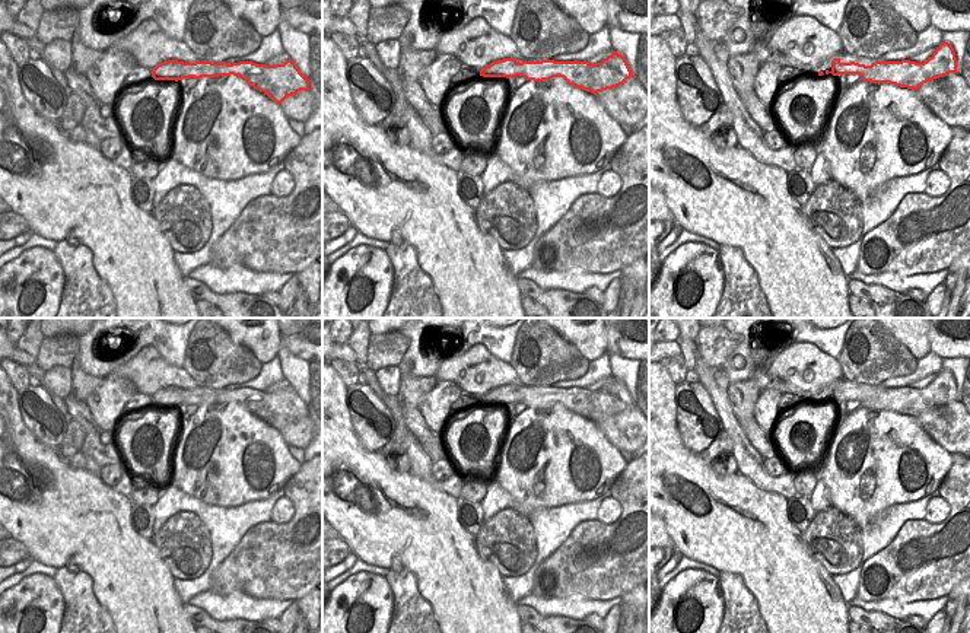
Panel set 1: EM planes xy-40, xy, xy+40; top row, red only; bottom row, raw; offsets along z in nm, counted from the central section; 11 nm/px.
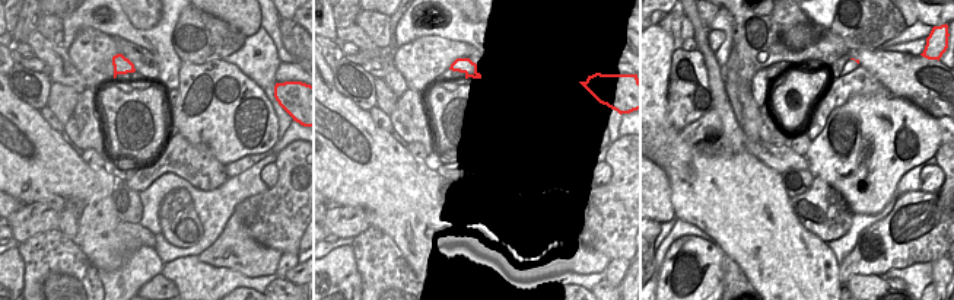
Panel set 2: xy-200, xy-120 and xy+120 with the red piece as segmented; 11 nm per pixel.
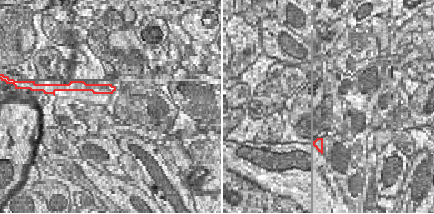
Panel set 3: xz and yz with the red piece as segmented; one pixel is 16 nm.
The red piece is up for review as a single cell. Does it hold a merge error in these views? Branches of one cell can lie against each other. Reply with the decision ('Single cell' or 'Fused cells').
Fused cells.

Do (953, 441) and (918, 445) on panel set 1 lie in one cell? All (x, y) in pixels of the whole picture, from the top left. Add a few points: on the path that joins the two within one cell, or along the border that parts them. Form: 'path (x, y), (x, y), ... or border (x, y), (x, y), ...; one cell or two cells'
border (915, 417), (950, 454); two cells

